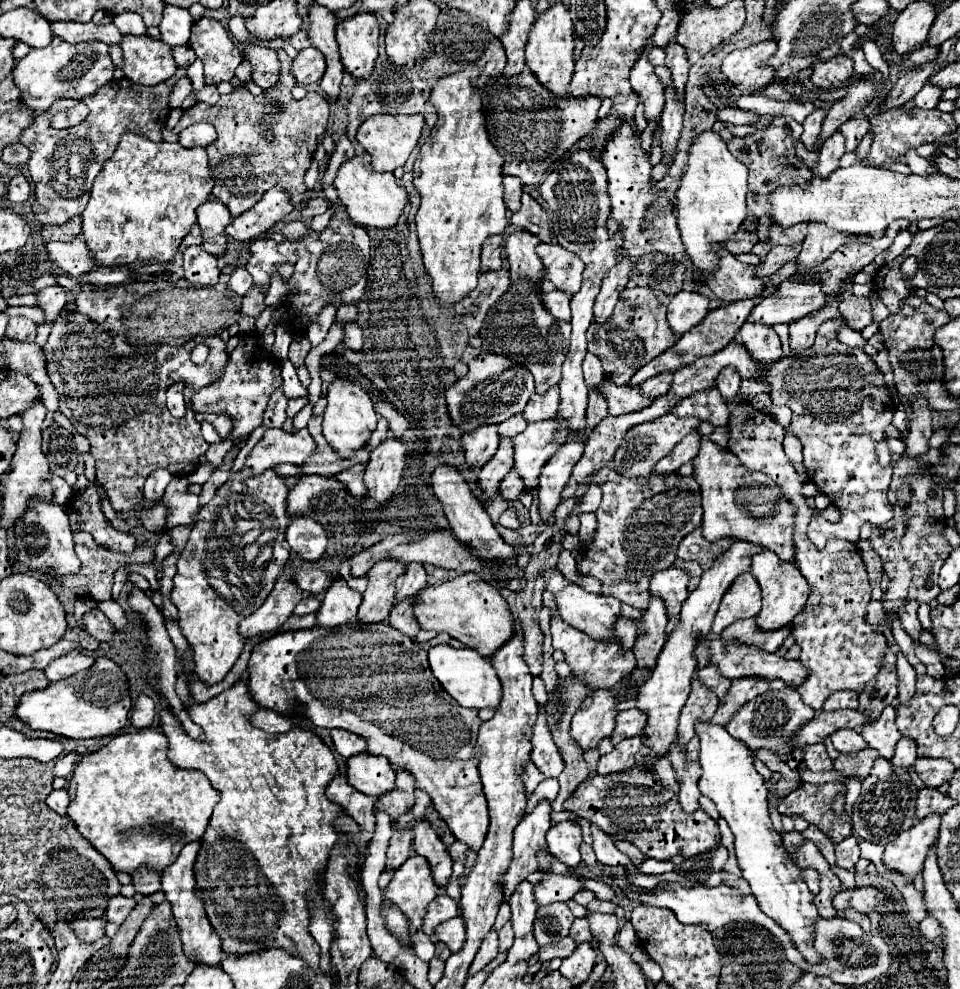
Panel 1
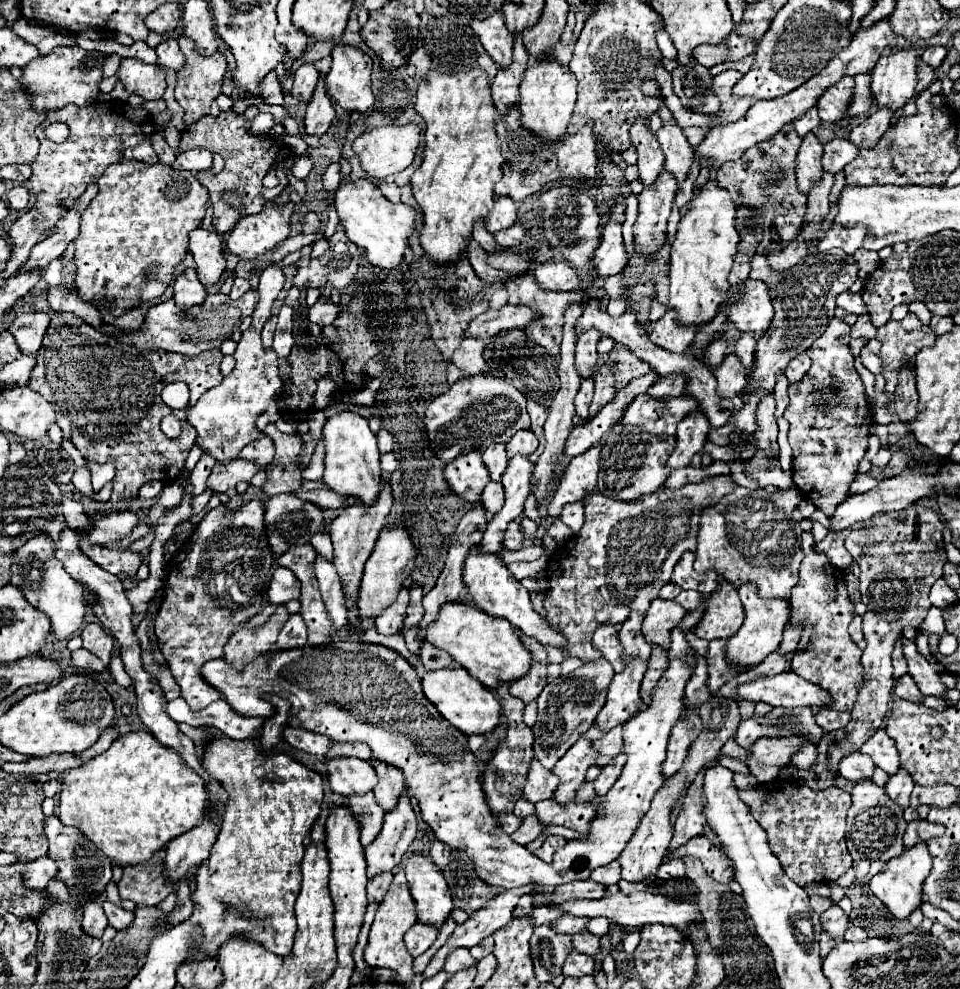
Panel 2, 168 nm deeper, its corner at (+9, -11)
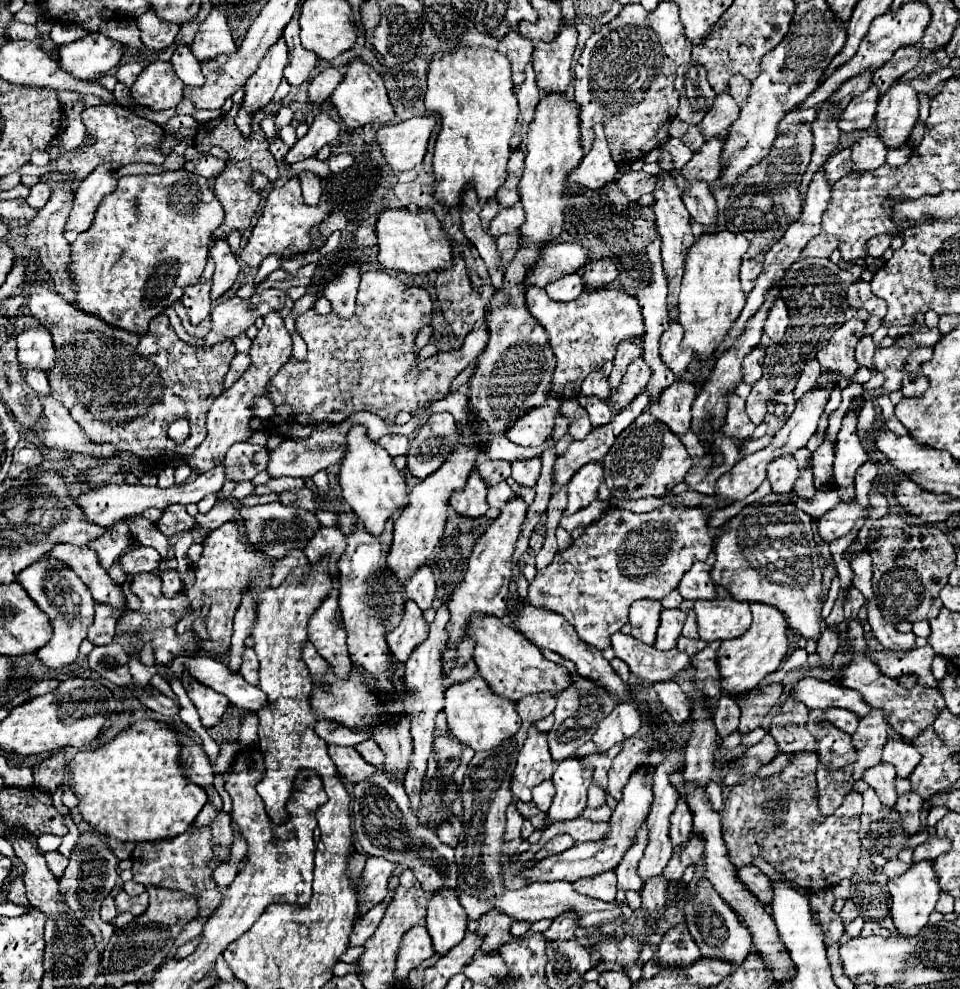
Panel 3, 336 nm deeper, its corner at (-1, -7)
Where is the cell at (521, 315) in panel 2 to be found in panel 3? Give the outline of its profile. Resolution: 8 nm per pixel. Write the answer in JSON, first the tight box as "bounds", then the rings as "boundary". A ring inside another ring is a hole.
{"bounds":[266,271,490,437],"boundary":[[[368,271],[362,275],[356,311],[350,319],[340,319],[334,313],[322,317],[314,309],[302,313],[298,317],[296,329],[308,345],[308,359],[302,363],[290,359],[272,377],[272,383],[268,385],[268,393],[270,393],[272,403],[276,405],[276,417],[272,421],[268,419],[266,427],[280,431],[280,435],[284,437],[286,437],[286,431],[292,437],[296,435],[302,437],[306,435],[304,427],[324,429],[324,427],[330,427],[342,421],[344,417],[356,411],[372,411],[384,417],[386,423],[392,423],[398,411],[414,411],[414,409],[424,407],[430,401],[446,397],[450,391],[452,379],[484,351],[488,337],[490,337],[488,325],[482,323],[478,329],[472,329],[466,335],[464,347],[460,347],[460,351],[440,353],[422,363],[414,363],[416,353],[418,353],[414,349],[414,333],[418,333],[424,327],[424,319],[432,319],[432,301],[430,301],[428,291],[414,287],[414,285],[406,285],[398,277],[392,277],[382,271]]]}

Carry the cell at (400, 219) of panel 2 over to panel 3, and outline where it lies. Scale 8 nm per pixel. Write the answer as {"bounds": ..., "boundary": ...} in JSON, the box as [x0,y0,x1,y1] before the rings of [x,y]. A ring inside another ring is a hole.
{"bounds":[374,209,450,275],"boundary":[[[382,209],[374,225],[378,237],[378,261],[386,269],[398,269],[404,273],[420,275],[428,271],[438,271],[450,265],[450,239],[442,235],[440,221],[430,209]]]}

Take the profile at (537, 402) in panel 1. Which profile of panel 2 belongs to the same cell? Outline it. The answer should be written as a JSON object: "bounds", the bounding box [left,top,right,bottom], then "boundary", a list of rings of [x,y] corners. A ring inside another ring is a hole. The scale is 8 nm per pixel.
{"bounds":[506,431,538,459],"boundary":[[[518,431],[508,443],[506,443],[506,453],[508,459],[512,459],[514,455],[530,455],[534,453],[538,447],[538,439],[532,431]]]}

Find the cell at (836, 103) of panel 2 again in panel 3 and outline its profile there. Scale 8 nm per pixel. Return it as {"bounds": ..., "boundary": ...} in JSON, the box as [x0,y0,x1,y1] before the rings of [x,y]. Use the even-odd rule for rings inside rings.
{"bounds":[838,85,878,131],"boundary":[[[872,85],[868,87],[868,91],[864,91],[864,95],[858,95],[848,103],[838,123],[840,131],[856,131],[872,127],[876,103],[878,103],[878,87]]]}

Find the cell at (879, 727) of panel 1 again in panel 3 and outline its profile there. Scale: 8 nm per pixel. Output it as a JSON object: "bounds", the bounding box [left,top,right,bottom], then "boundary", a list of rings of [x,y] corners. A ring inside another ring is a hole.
{"bounds":[882,739,920,777],"boundary":[[[888,739],[882,749],[882,761],[892,763],[896,767],[898,777],[910,777],[910,773],[920,763],[920,753],[906,739]]]}

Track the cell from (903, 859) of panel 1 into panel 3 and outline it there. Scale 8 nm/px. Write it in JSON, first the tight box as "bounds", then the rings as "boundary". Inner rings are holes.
{"bounds":[888,863,940,935],"boundary":[[[912,863],[906,873],[888,881],[888,893],[892,897],[892,919],[902,935],[918,935],[918,931],[928,923],[928,915],[934,911],[934,905],[940,895],[938,877],[932,863]]]}

